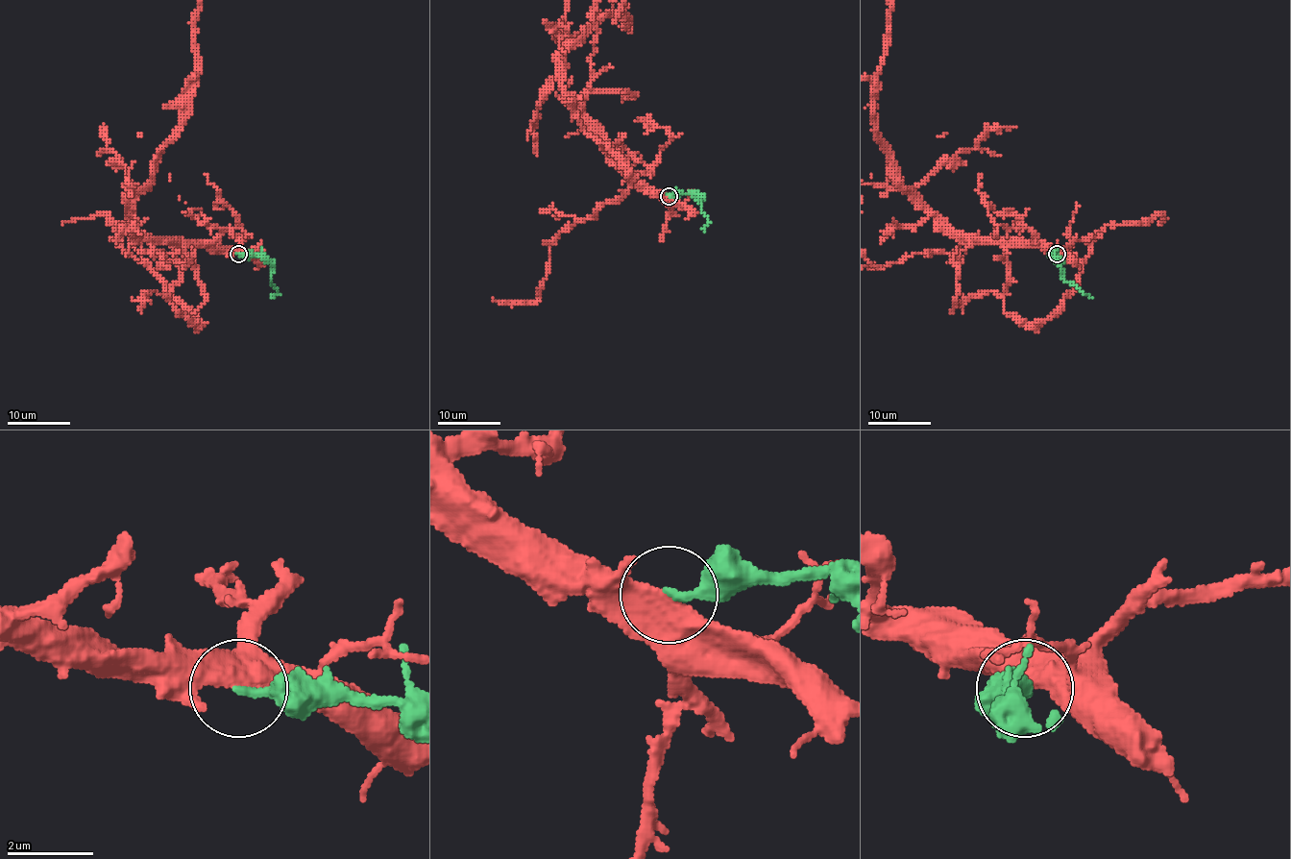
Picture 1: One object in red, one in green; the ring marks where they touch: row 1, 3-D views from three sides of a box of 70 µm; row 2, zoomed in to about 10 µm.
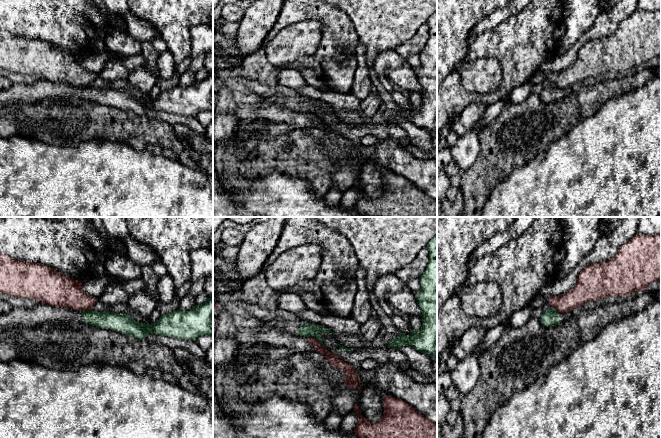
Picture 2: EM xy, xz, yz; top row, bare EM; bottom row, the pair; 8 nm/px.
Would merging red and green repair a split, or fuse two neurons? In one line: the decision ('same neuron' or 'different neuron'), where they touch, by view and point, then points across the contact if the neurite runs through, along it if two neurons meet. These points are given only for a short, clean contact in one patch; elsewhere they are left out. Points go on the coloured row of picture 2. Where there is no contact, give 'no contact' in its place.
different neuron; contact xz (315, 338); border xz (307, 337), (315, 337), (324, 346)

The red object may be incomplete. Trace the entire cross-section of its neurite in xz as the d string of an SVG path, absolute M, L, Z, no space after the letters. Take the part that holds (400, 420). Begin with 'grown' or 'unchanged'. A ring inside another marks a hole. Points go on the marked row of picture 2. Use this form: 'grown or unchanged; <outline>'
unchanged; M383 397L384 412L379 421L366 420L356 404L358 414L354 430L359 438L437 438L437 423L432 422L405 401Z

